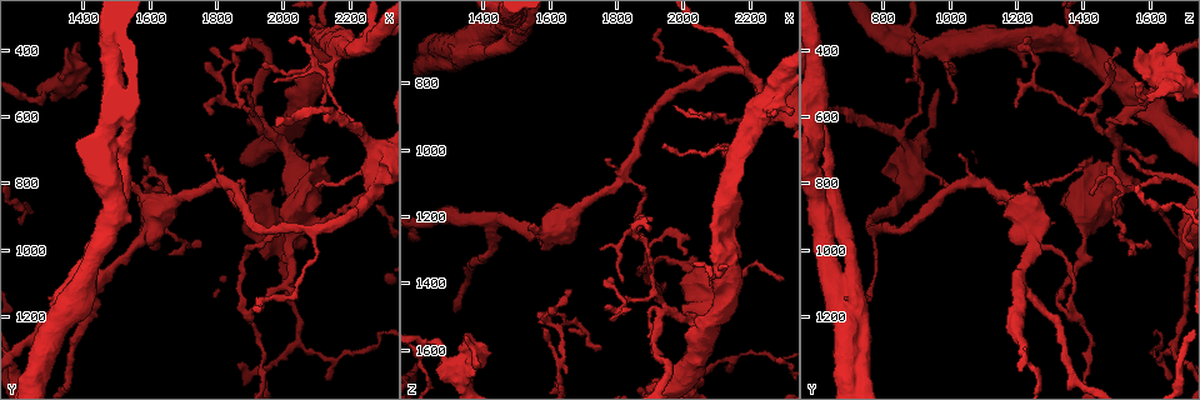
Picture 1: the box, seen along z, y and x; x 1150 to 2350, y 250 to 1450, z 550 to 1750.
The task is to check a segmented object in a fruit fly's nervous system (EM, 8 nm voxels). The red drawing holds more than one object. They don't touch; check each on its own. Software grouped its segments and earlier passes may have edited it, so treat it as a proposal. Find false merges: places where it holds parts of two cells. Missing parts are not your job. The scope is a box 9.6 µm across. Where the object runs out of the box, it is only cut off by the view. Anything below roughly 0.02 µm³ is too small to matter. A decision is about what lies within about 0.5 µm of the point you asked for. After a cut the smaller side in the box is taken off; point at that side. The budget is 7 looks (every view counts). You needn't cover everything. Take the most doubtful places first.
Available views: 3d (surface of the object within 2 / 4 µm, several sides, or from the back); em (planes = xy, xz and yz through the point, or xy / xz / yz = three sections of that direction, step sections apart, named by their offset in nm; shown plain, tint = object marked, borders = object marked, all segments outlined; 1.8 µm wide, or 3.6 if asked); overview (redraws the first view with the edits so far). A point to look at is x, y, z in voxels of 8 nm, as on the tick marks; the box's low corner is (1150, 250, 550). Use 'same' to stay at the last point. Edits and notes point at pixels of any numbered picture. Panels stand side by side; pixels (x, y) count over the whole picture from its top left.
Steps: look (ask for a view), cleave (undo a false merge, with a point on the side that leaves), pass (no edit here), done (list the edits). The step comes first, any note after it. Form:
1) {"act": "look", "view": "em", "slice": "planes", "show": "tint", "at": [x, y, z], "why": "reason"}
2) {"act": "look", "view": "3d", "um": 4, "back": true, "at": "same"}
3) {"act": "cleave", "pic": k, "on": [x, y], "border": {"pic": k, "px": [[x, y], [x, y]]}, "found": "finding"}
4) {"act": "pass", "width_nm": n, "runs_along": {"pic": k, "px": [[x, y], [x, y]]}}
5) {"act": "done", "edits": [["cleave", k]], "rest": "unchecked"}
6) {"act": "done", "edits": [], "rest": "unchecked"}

{"act": "look", "view": "em", "um": 3.6, "slice": "planes", "show": "plain", "at": [1520, 840, 640], "why": "arms run side by side"}

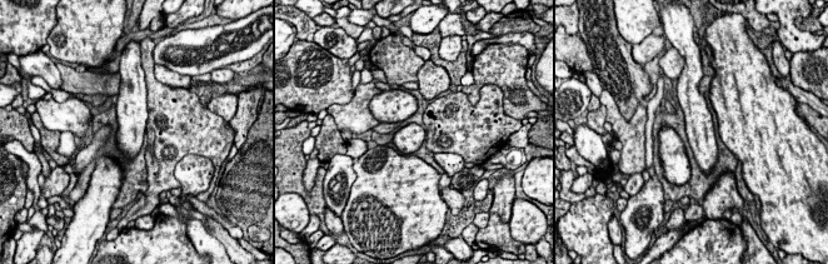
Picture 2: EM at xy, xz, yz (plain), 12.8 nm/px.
{"act": "look", "view": "em", "um": 3.6, "slice": "planes", "show": "tint", "at": "same"}

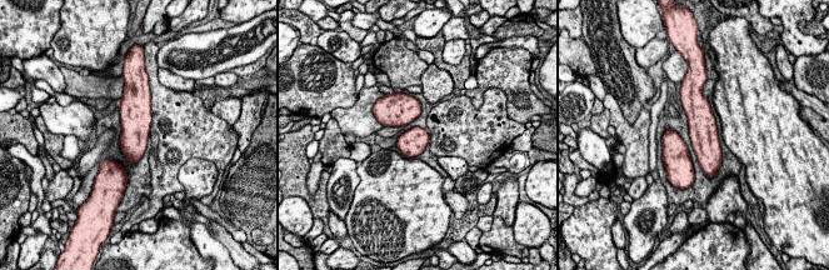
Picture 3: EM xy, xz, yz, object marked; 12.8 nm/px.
{"act": "pass", "found": "one cell here"}

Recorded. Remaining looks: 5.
{"act": "look", "view": "em", "slice": "planes", "show": "plain", "at": [1940, 640, 1480], "why": "branch point"}

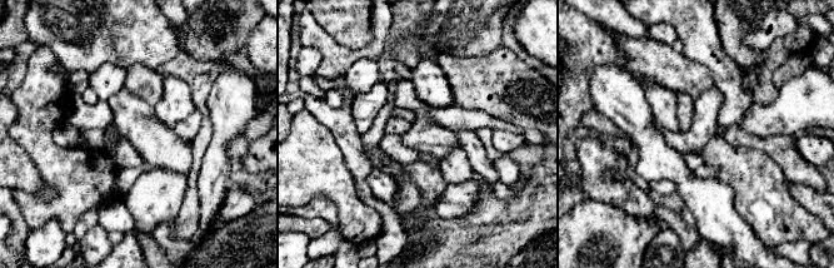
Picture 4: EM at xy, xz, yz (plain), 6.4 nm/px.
{"act": "look", "view": "em", "slice": "planes", "show": "tint", "at": "same"}

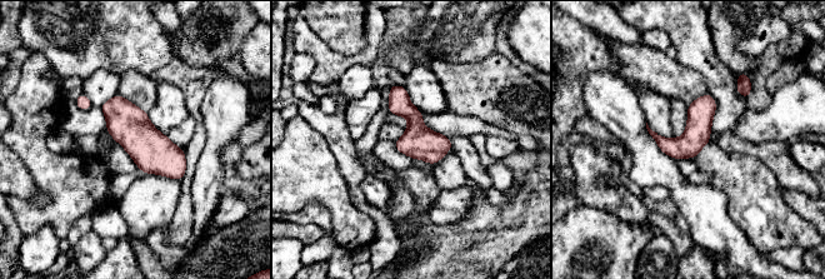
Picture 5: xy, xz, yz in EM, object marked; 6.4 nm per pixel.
{"act": "pass", "runs_along": {"pic": 5, "px": [[393, 88], [435, 159]]}, "found": "continuous, no second cell"}

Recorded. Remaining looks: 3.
{"act": "look", "view": "em", "slice": "planes", "show": "plain", "at": [1270, 540, 1590], "why": "sharp bend"}

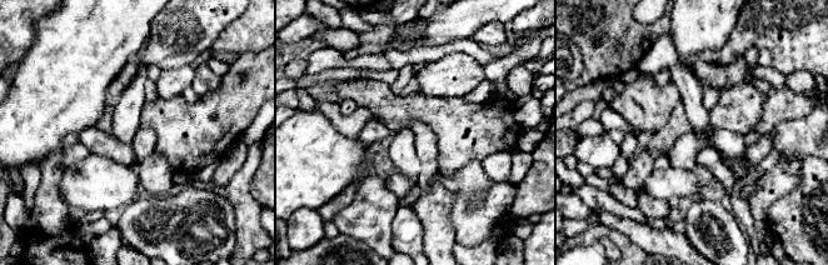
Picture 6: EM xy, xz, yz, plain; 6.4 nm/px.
{"act": "look", "view": "em", "slice": "planes", "show": "tint", "at": "same"}

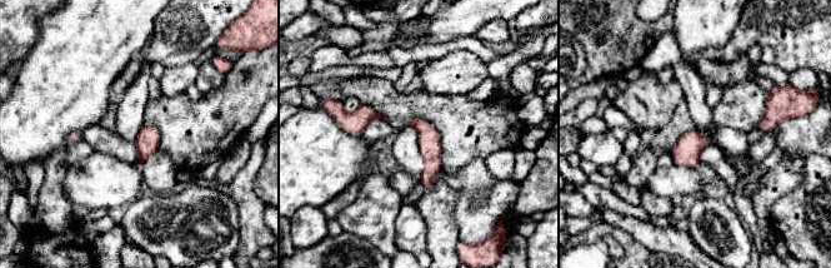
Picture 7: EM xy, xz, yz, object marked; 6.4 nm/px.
{"act": "pass", "runs_along": {"pic": 7, "px": [[419, 122], [430, 143], [426, 185]]}, "found": "all the same cell"}

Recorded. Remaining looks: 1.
{"act": "done", "edits": [], "rest": "unchecked"}

